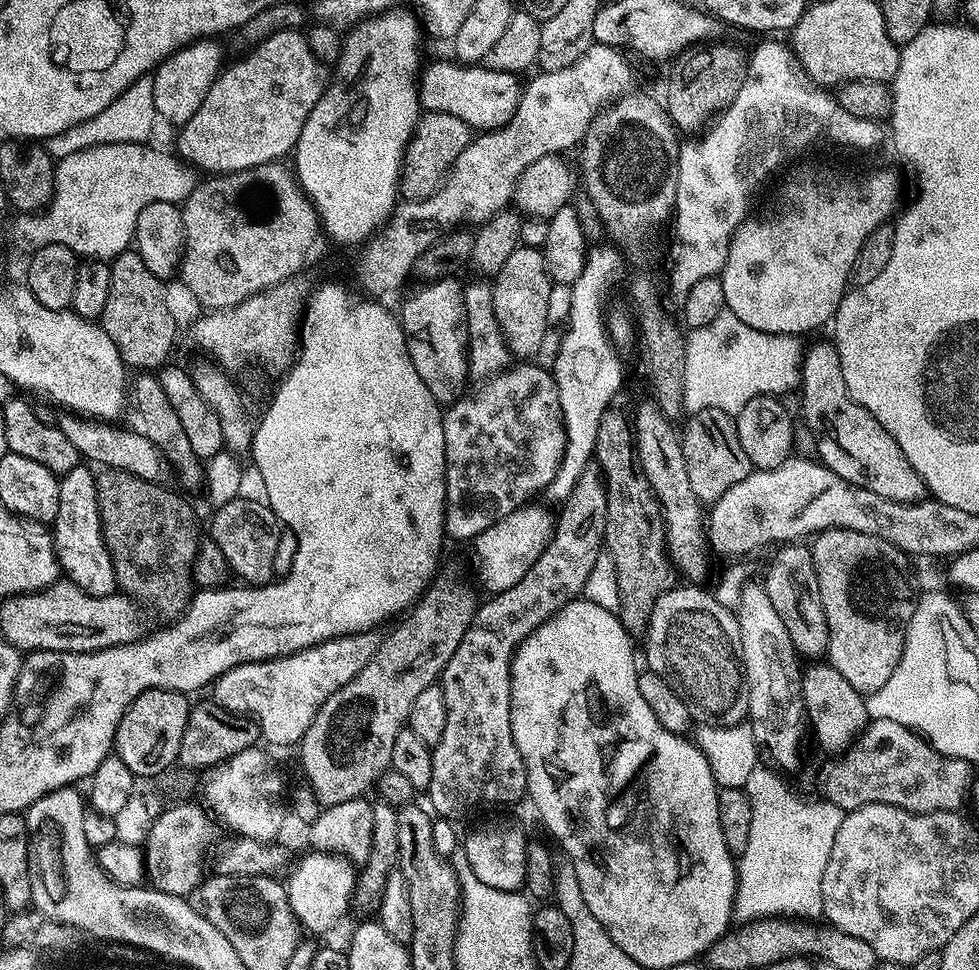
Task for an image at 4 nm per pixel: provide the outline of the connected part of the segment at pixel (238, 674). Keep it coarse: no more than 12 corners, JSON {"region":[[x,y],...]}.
{"region":[[371,631],[235,664],[211,699],[272,744],[374,658]]}

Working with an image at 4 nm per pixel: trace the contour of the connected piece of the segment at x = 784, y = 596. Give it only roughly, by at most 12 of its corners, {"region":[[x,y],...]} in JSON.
{"region":[[812,549],[776,550],[763,588],[801,657],[823,657],[828,627]]}

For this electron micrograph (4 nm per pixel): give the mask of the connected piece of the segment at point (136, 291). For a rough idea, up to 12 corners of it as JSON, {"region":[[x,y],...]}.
{"region":[[134,250],[110,264],[102,326],[129,369],[169,363],[176,316]]}

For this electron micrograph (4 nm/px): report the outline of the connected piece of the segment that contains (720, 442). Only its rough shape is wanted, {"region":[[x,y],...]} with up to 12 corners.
{"region":[[729,413],[682,428],[690,486],[716,501],[753,472]]}

